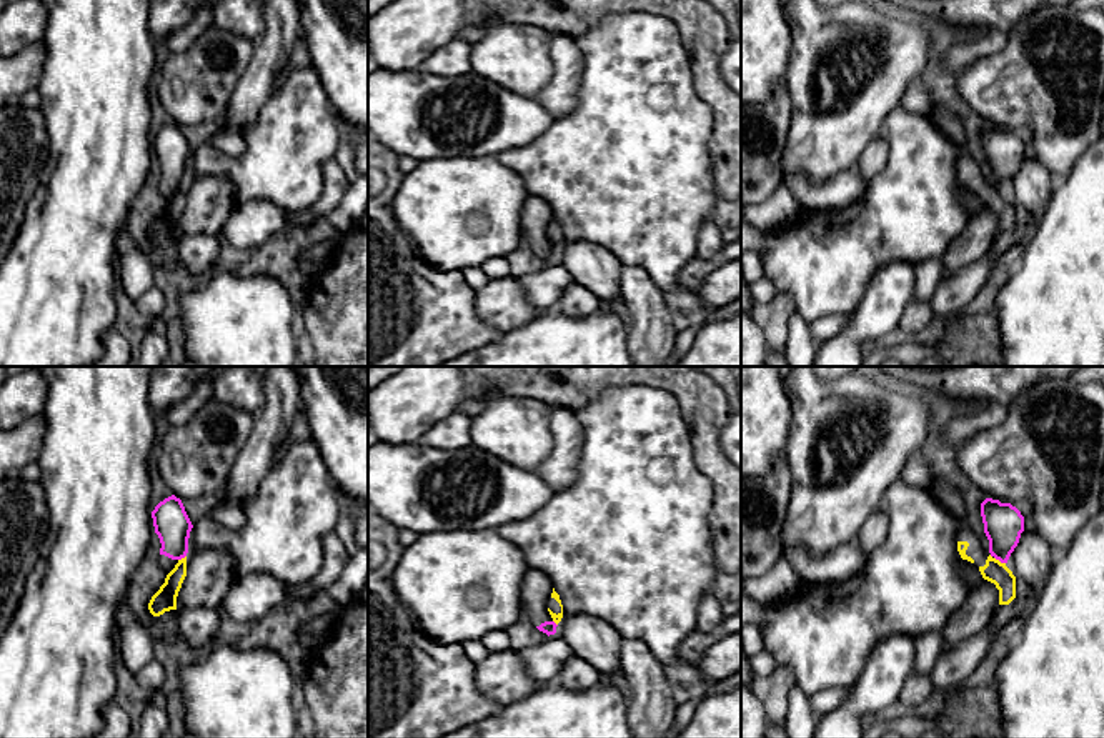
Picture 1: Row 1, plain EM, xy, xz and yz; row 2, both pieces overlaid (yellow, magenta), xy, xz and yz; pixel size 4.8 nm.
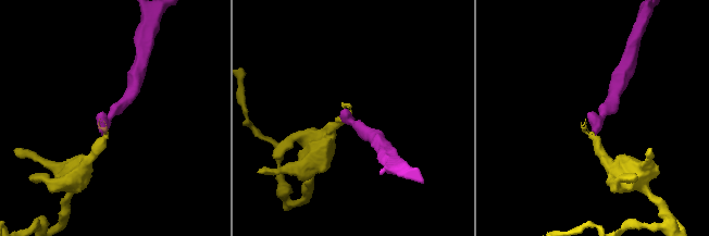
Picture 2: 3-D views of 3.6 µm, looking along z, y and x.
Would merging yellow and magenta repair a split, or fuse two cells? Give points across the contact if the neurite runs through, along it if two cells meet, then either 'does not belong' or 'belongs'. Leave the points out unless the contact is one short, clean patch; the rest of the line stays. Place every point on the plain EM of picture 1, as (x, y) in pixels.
border yz (994, 184), (1004, 190); does not belong

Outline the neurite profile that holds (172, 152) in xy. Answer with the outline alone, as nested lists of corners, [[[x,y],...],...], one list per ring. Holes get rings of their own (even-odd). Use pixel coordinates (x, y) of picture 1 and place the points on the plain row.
[[[175,122],[160,128],[152,138],[152,145],[162,170],[158,190],[168,202],[186,183],[193,152],[182,127]]]

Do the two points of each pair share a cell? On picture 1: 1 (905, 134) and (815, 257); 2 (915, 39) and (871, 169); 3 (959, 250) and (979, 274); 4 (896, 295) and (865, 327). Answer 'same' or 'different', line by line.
1: same
2: different
3: different
4: same

